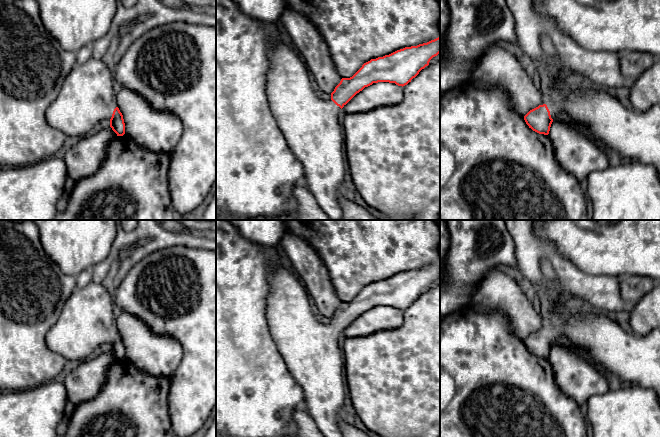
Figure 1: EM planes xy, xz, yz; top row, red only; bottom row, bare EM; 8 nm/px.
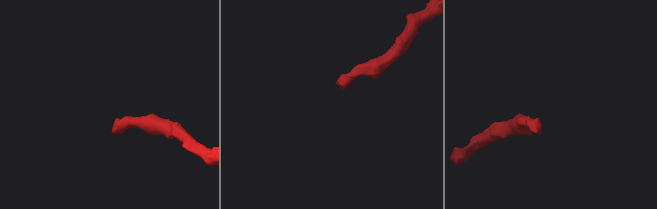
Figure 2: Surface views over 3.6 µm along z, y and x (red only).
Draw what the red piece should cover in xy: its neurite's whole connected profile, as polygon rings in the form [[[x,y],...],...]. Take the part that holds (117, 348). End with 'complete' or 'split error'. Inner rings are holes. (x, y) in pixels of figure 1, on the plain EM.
[[[90,278],[81,283],[64,304],[58,321],[47,332],[45,342],[52,352],[61,355],[68,361],[82,362],[91,358],[94,350],[102,344],[109,344],[110,351],[117,360],[123,360],[125,347],[122,337],[116,330],[116,314],[113,311],[113,292],[110,285],[108,283],[95,283]]] | split error

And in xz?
[[[281,257],[281,260],[282,263],[269,274],[268,278],[270,292],[267,299],[266,316],[271,336],[285,361],[290,374],[302,388],[305,398],[305,410],[315,421],[320,432],[325,437],[342,437],[341,431],[338,427],[338,420],[340,418],[339,411],[343,406],[346,397],[343,351],[341,348],[342,332],[357,317],[373,307],[389,306],[402,311],[407,309],[422,293],[429,289],[429,286],[433,281],[440,277],[440,261],[427,267],[405,271],[389,279],[371,283],[364,287],[352,301],[342,302],[340,307],[331,317],[330,324],[322,324],[316,319],[312,312],[310,297],[300,279],[287,265],[283,257]]] | split error

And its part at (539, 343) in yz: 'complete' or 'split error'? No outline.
split error

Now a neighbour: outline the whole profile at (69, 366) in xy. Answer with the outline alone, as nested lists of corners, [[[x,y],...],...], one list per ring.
[[[66,360],[63,370],[53,380],[64,383],[67,374],[73,371],[79,364],[80,362],[77,361]]]

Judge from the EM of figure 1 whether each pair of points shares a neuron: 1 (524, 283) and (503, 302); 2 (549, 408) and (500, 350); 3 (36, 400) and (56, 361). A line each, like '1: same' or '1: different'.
1: different
2: same
3: different

